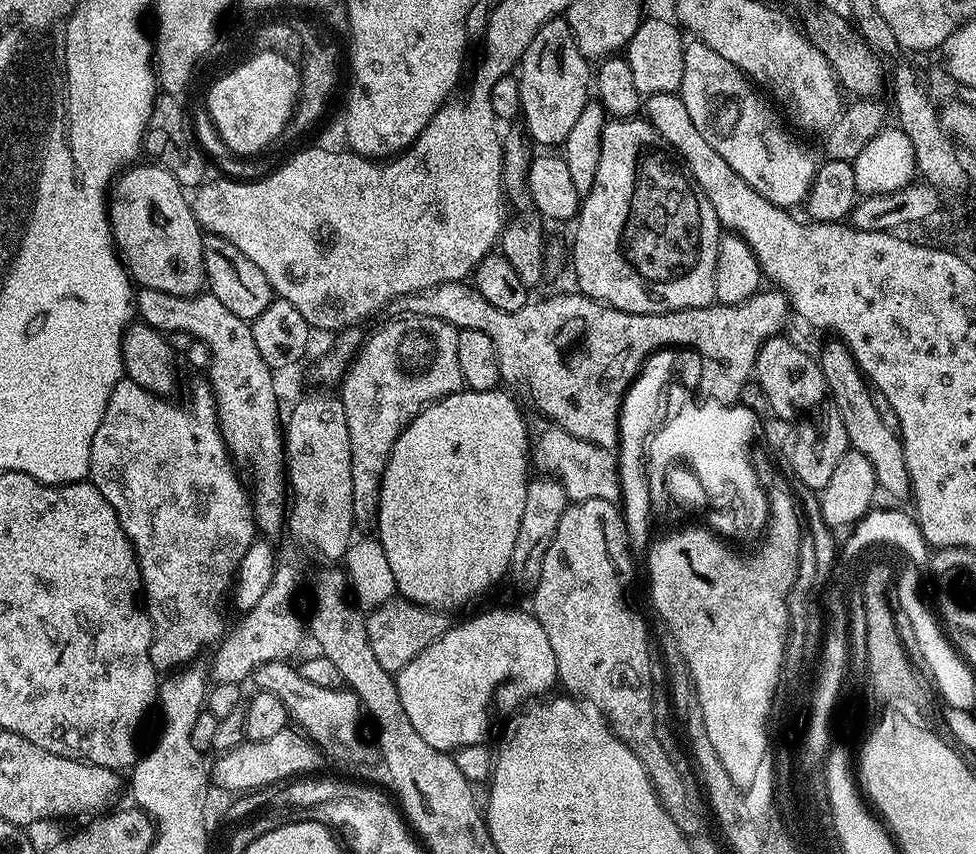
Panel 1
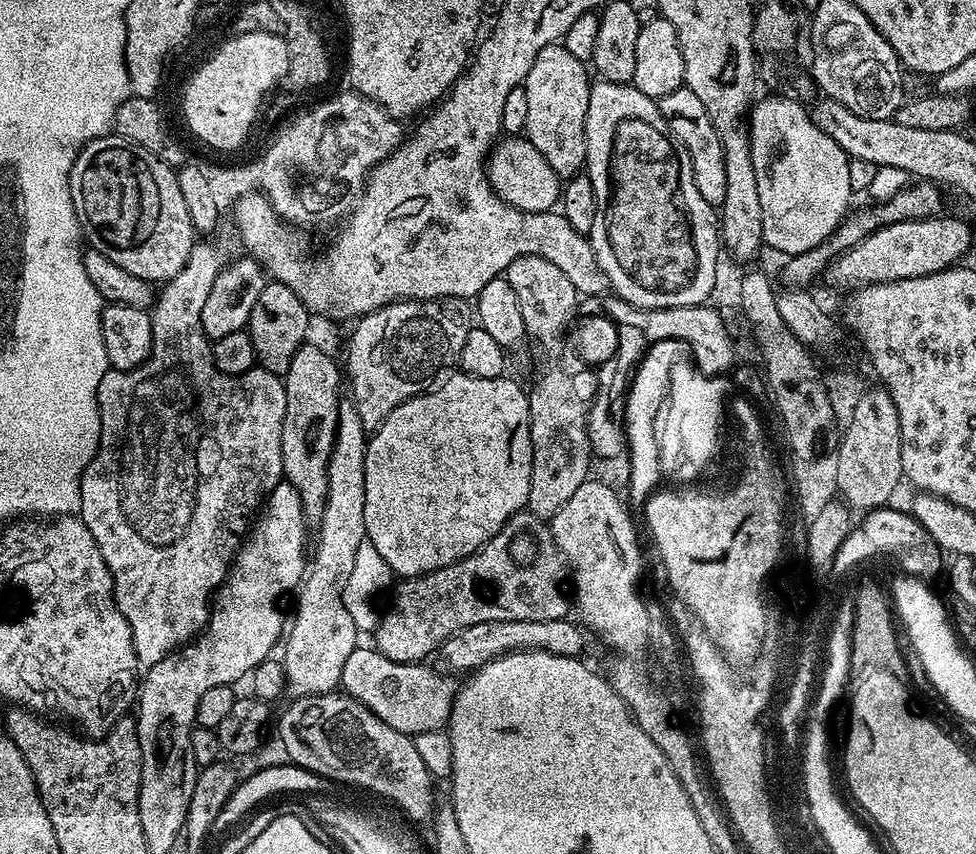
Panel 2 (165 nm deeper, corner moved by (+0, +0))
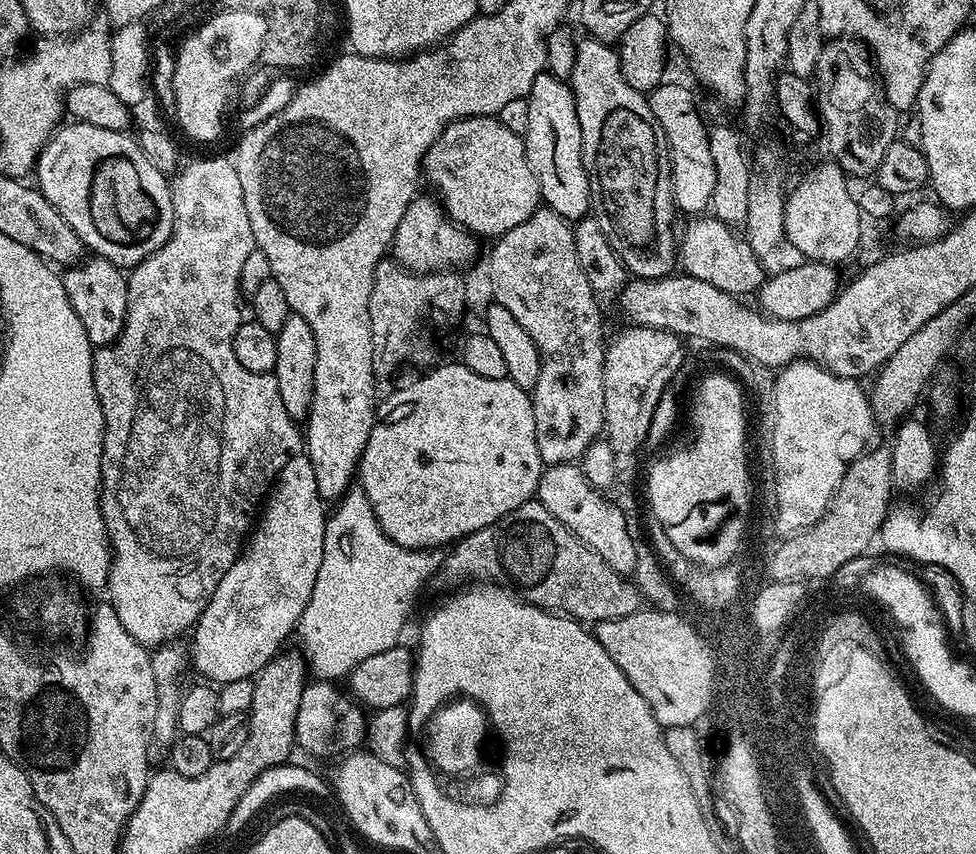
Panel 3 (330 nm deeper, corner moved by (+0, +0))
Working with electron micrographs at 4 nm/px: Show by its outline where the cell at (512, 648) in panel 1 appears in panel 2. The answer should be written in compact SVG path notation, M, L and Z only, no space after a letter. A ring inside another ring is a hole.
M358 646L346 658L346 666L342 666L342 678L340 688L345 693L352 696L362 706L368 707L386 725L393 727L395 731L407 734L418 732L435 732L443 729L448 723L448 715L452 712L452 701L456 698L458 691L457 681L452 681L450 677L443 676L440 672L435 672L424 662L415 664L396 664L390 658L386 658L375 647Z

